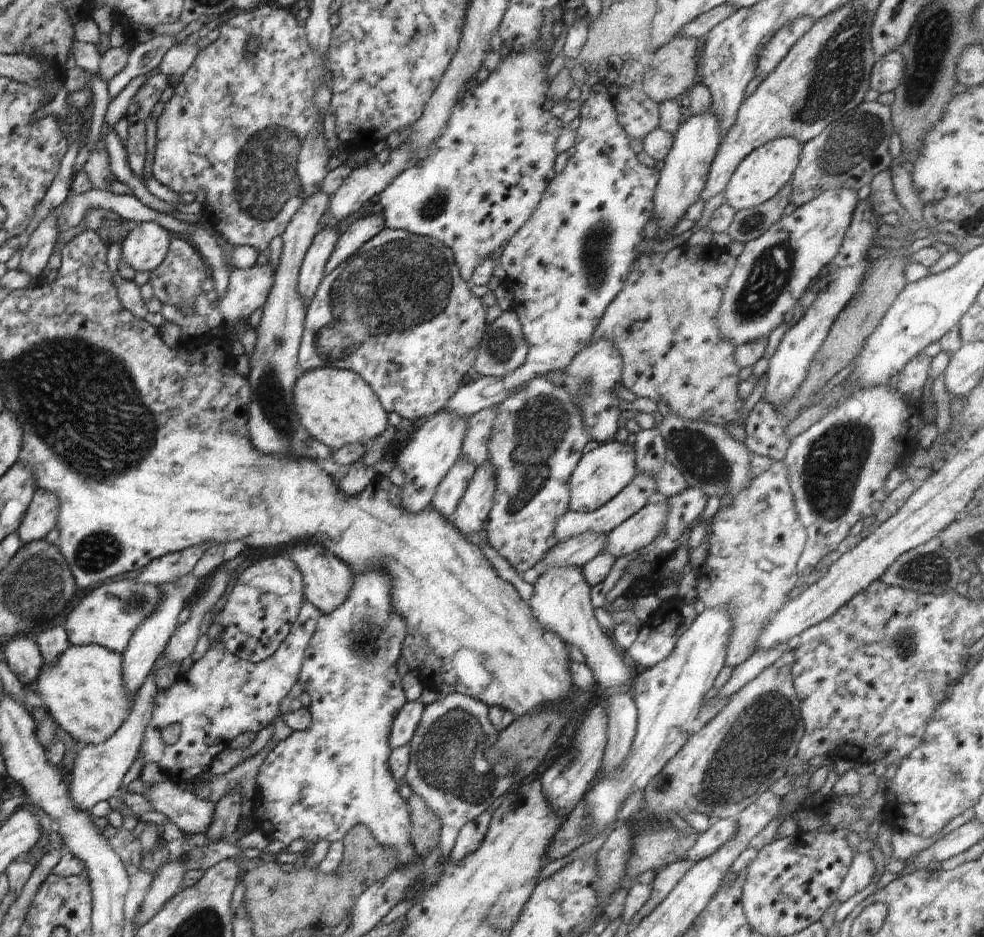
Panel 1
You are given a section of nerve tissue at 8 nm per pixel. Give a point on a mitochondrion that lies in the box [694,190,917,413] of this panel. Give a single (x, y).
(771, 273)

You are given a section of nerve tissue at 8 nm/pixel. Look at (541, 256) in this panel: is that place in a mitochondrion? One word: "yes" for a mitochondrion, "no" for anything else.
no

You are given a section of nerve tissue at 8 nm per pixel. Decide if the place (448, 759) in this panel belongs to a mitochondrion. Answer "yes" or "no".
yes

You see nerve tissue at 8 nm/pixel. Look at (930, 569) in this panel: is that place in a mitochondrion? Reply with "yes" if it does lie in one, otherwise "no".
yes

